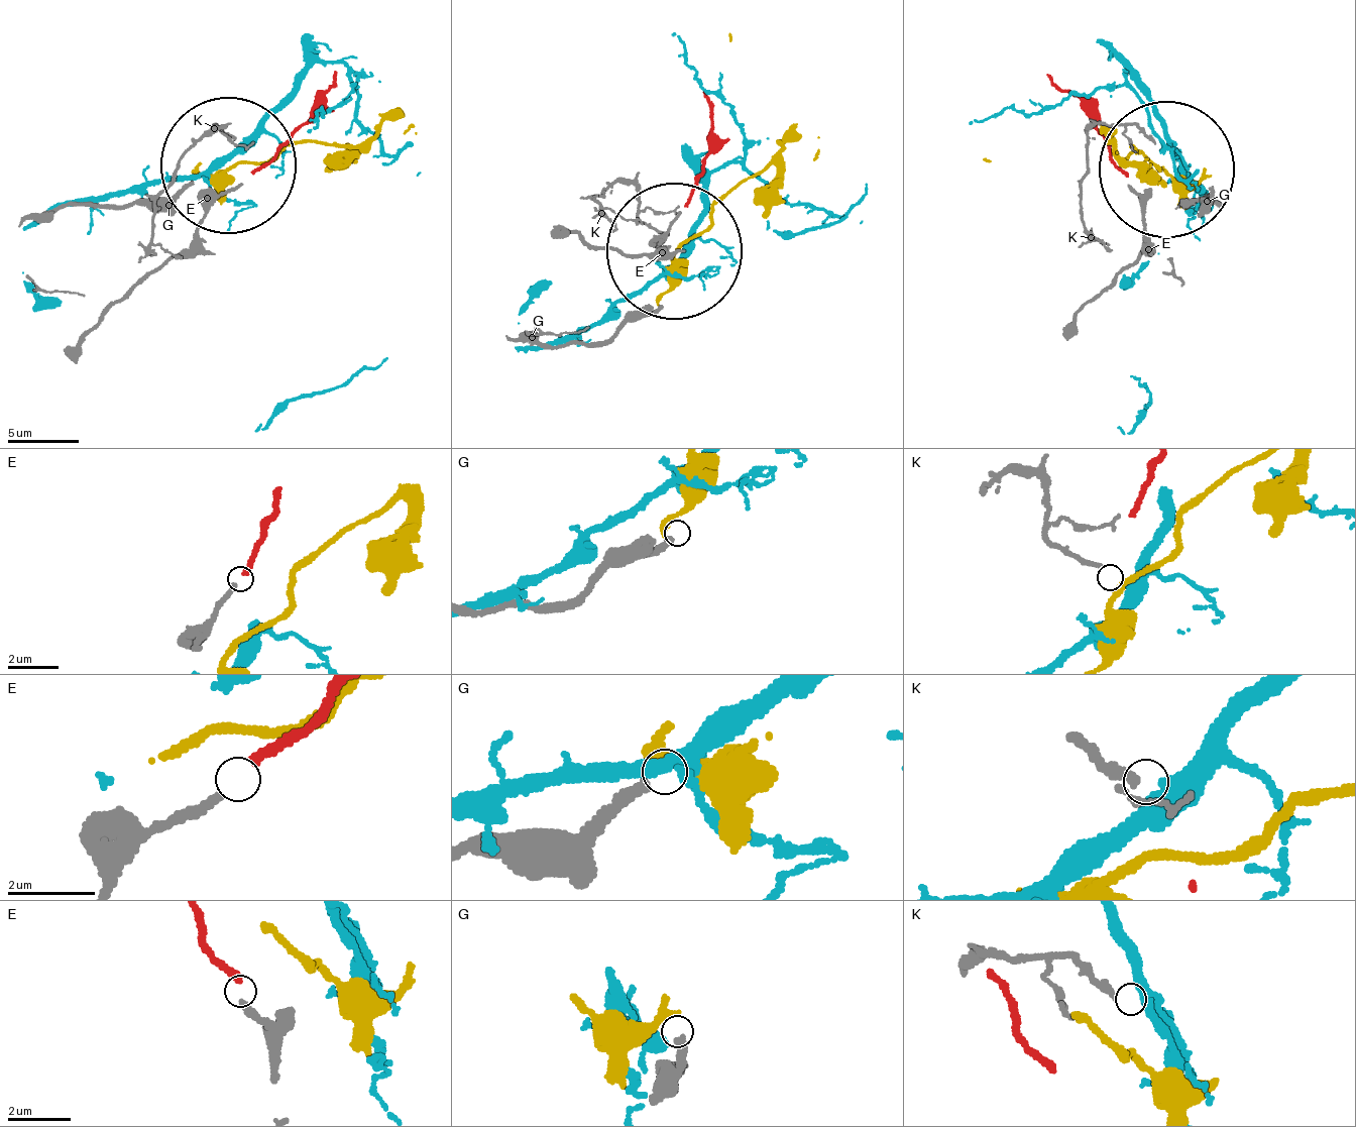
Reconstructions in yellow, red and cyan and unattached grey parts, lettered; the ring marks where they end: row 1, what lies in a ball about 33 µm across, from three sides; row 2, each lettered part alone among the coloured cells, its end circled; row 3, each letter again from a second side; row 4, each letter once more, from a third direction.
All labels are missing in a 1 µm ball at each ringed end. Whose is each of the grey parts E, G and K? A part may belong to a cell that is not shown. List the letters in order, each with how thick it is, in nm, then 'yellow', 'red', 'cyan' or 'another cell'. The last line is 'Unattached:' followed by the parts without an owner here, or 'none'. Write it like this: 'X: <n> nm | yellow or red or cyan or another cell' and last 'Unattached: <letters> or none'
E: 200 nm | red
G: 280 nm | another cell
K: 200 nm | cyan
Unattached: G

